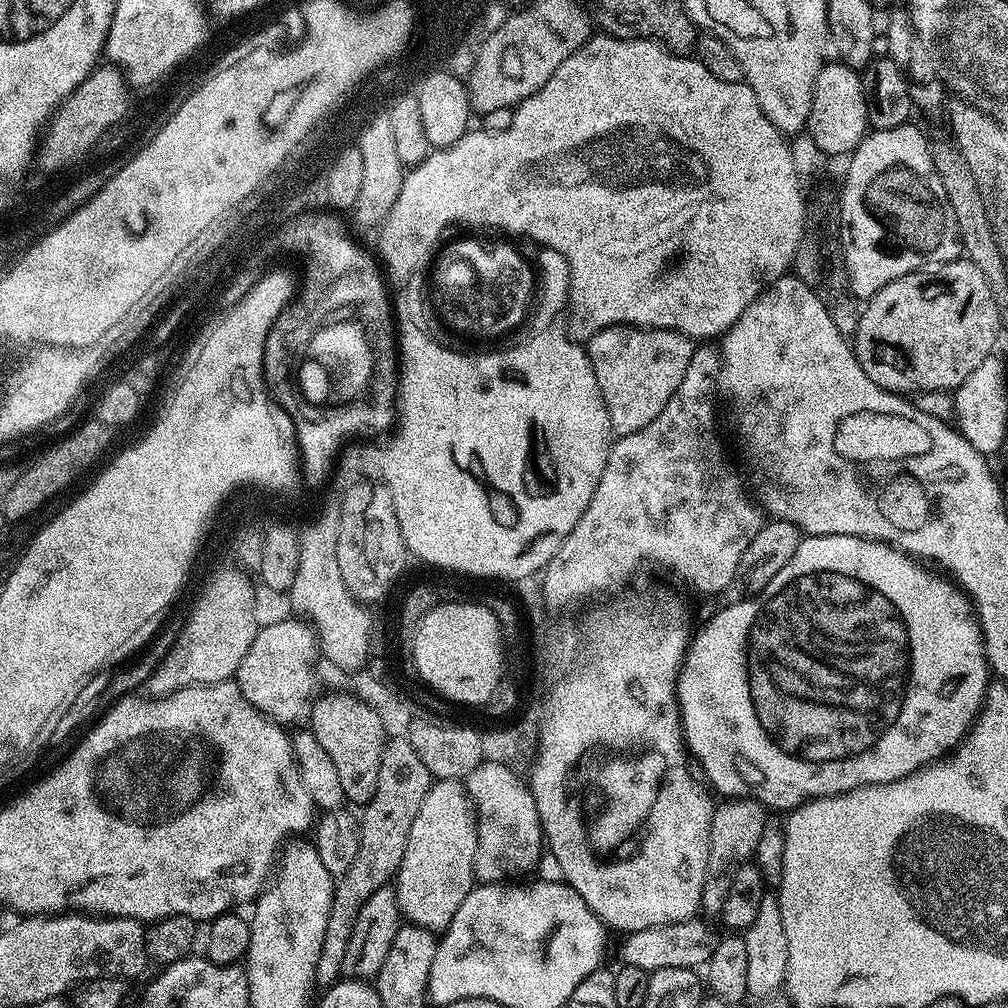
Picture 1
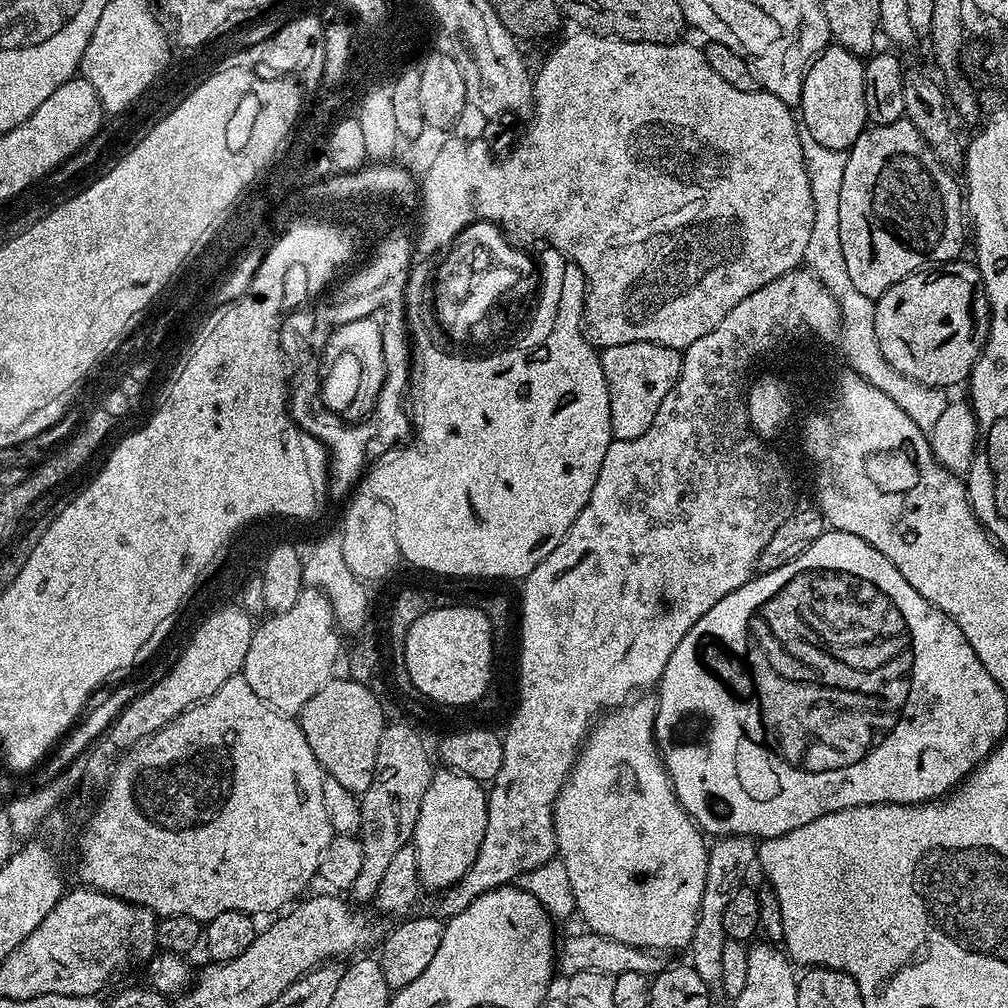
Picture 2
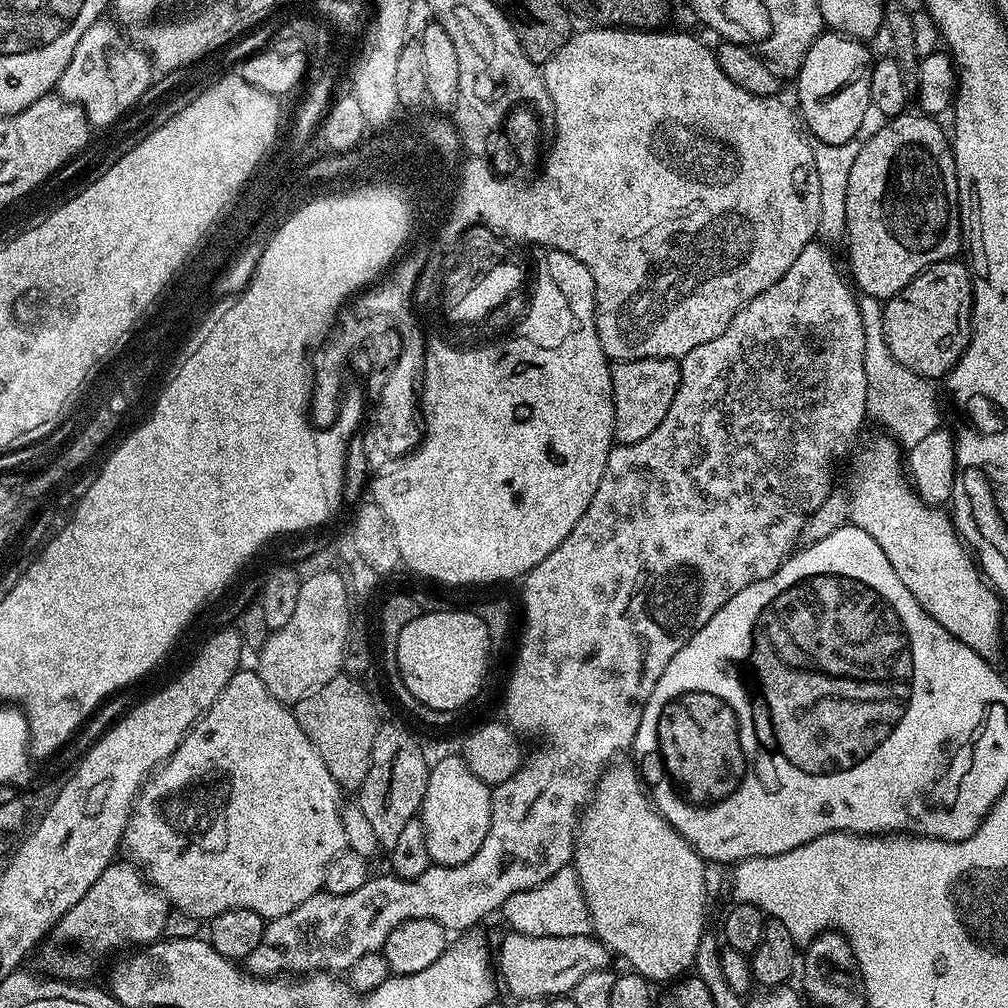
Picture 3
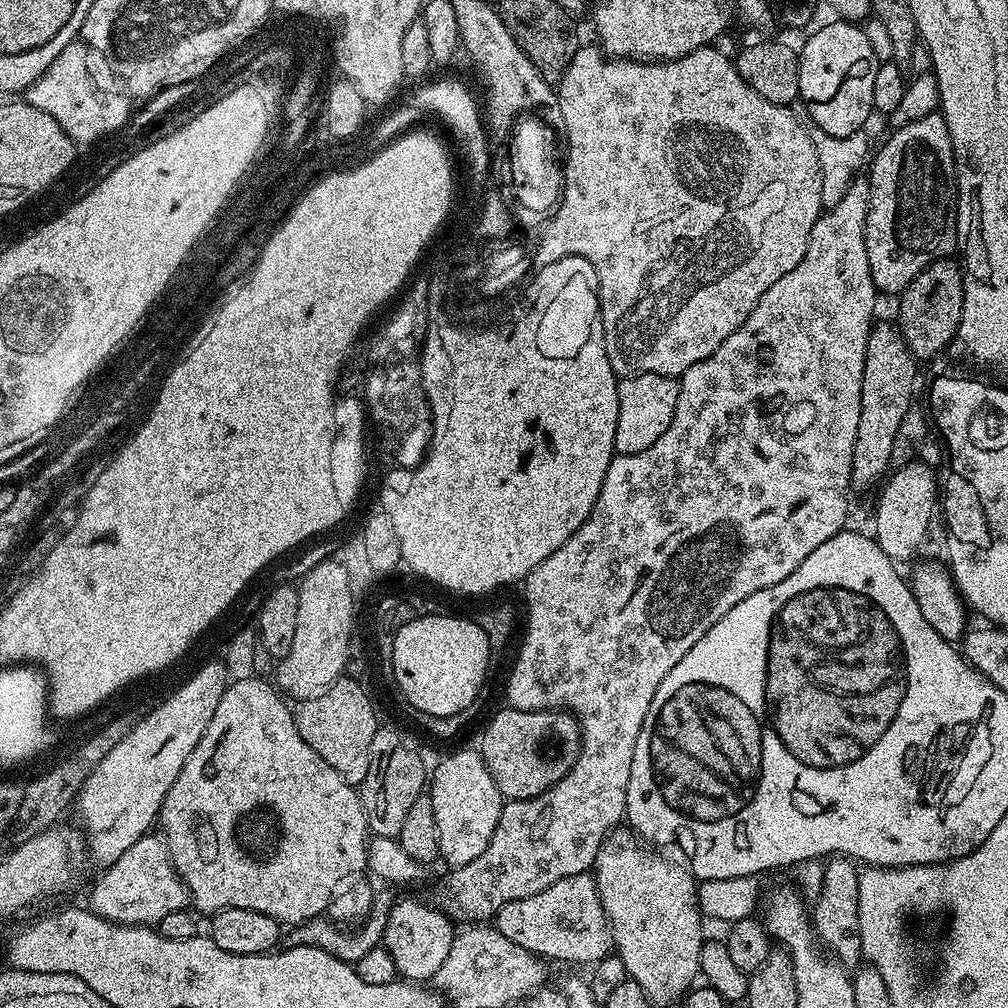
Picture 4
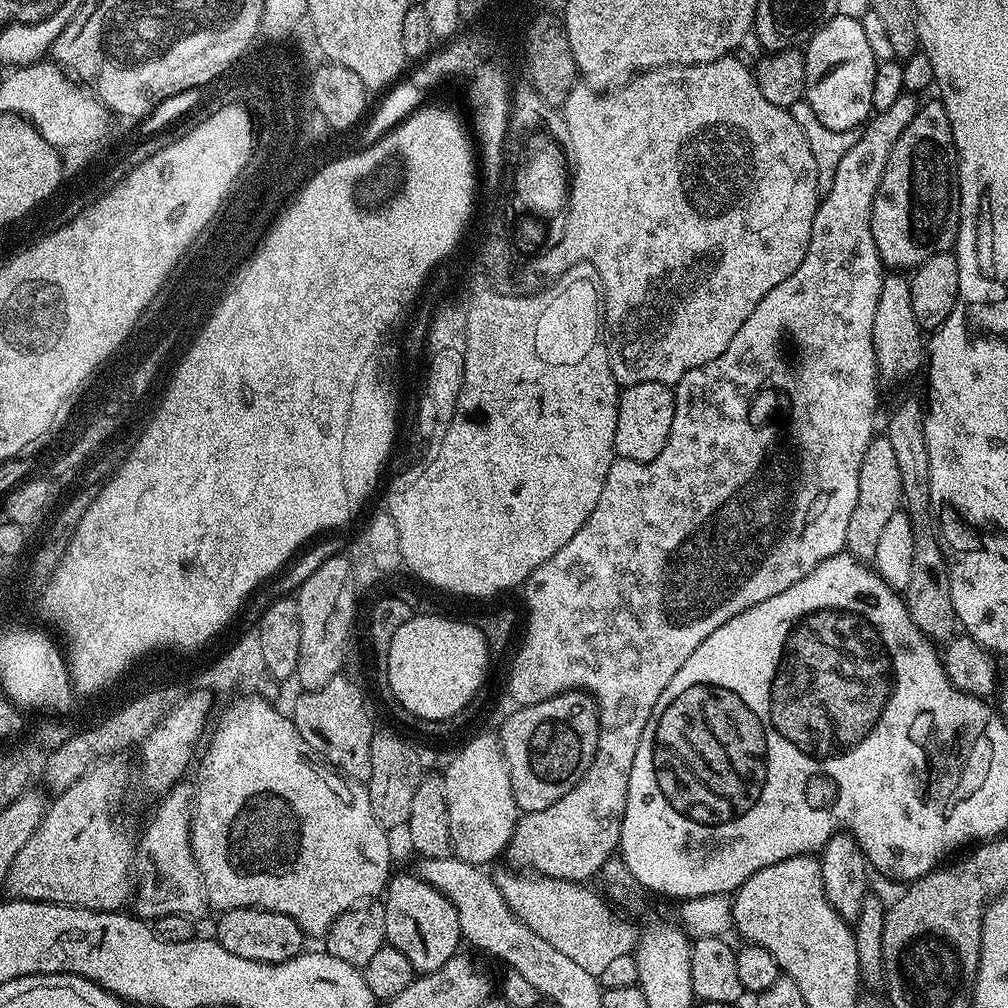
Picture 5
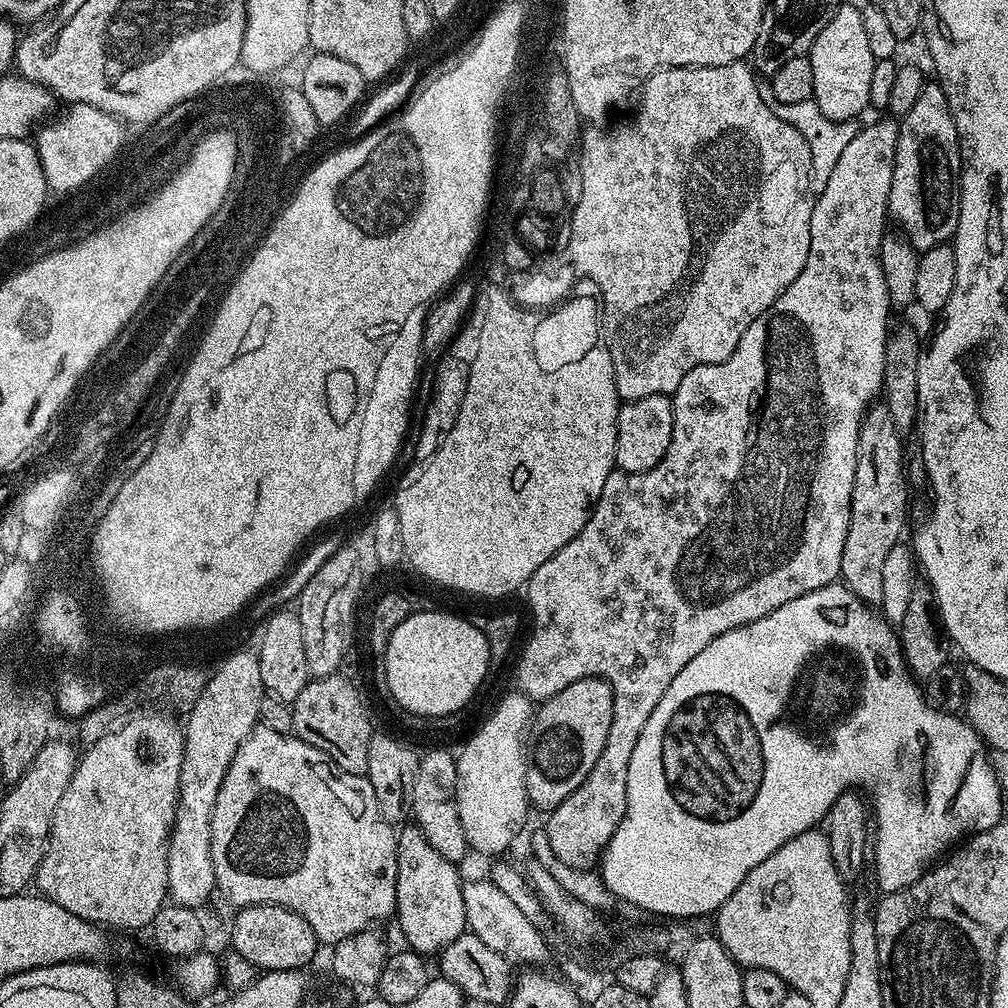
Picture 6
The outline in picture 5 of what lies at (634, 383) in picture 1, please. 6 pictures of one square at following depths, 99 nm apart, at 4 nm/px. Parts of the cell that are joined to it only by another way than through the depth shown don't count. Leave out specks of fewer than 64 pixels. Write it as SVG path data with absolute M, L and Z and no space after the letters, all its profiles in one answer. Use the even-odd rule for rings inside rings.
M638 382L627 385L620 392L618 422L614 430L614 446L616 456L622 460L650 463L658 454L662 454L662 446L666 446L666 438L670 434L670 426L674 426L674 406L676 393L662 382Z

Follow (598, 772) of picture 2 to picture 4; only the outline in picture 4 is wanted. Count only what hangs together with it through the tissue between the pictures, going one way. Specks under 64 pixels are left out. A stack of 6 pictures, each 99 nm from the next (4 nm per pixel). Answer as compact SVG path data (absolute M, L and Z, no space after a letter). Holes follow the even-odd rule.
M613 830L598 850L594 877L601 904L608 919L615 955L622 958L628 979L646 990L653 1005L675 1005L697 983L700 976L700 955L706 939L705 921L696 897L698 881L687 867L671 864L660 856L651 856L649 849L631 831Z

